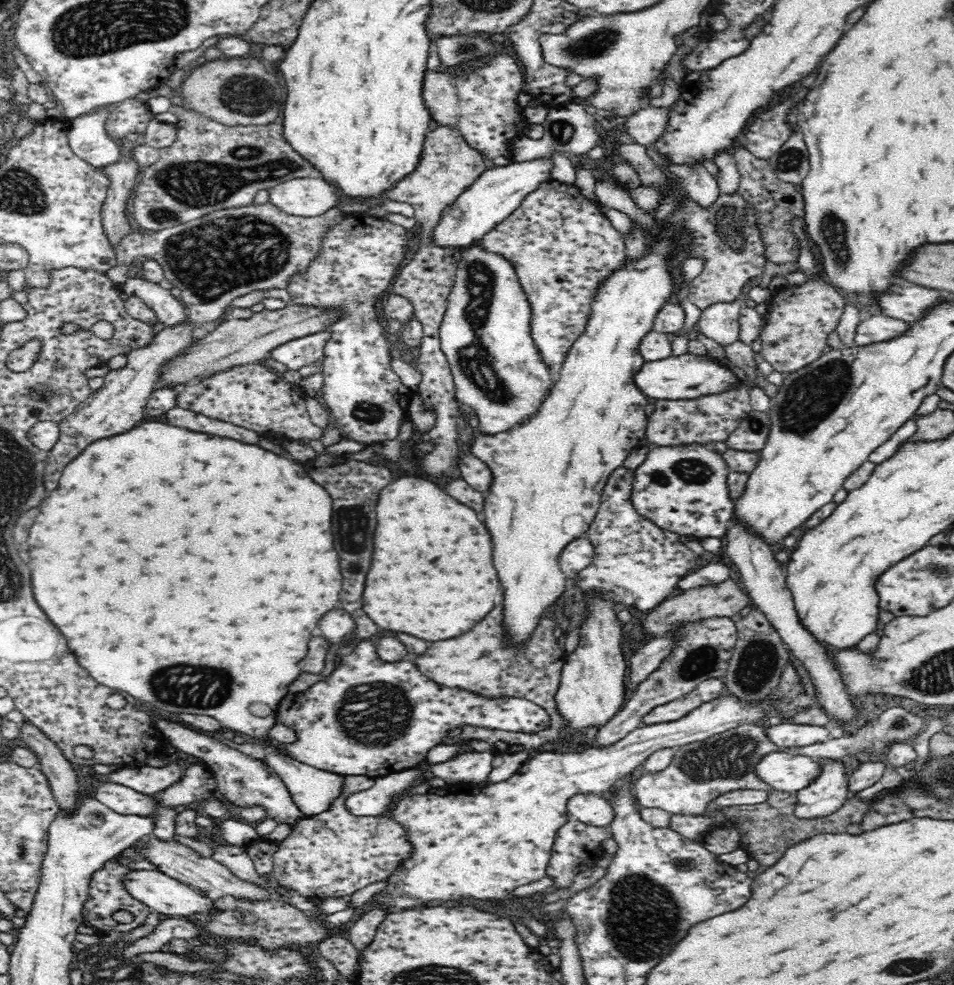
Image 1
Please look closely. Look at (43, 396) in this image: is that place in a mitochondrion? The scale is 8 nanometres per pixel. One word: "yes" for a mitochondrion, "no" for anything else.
no

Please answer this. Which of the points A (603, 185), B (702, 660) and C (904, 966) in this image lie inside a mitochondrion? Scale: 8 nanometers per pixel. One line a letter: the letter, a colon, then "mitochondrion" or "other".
A: other
B: mitochondrion
C: mitochondrion

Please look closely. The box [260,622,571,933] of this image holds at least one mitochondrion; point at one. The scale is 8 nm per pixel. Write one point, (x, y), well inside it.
(373, 714)

